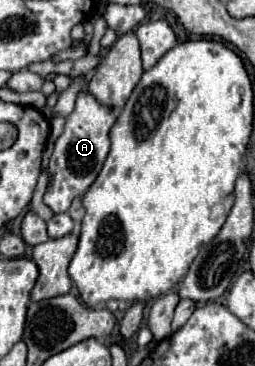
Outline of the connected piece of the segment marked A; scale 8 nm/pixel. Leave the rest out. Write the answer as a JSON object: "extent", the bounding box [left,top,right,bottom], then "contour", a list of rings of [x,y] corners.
{"extent":[44,92,116,212],"contour":[[[80,92],[76,100],[74,112],[66,118],[66,126],[62,136],[54,144],[54,152],[50,158],[50,184],[44,194],[44,204],[54,212],[66,212],[76,196],[82,196],[90,184],[96,180],[108,150],[110,150],[110,128],[116,122],[112,108],[102,106],[90,92]]]}

